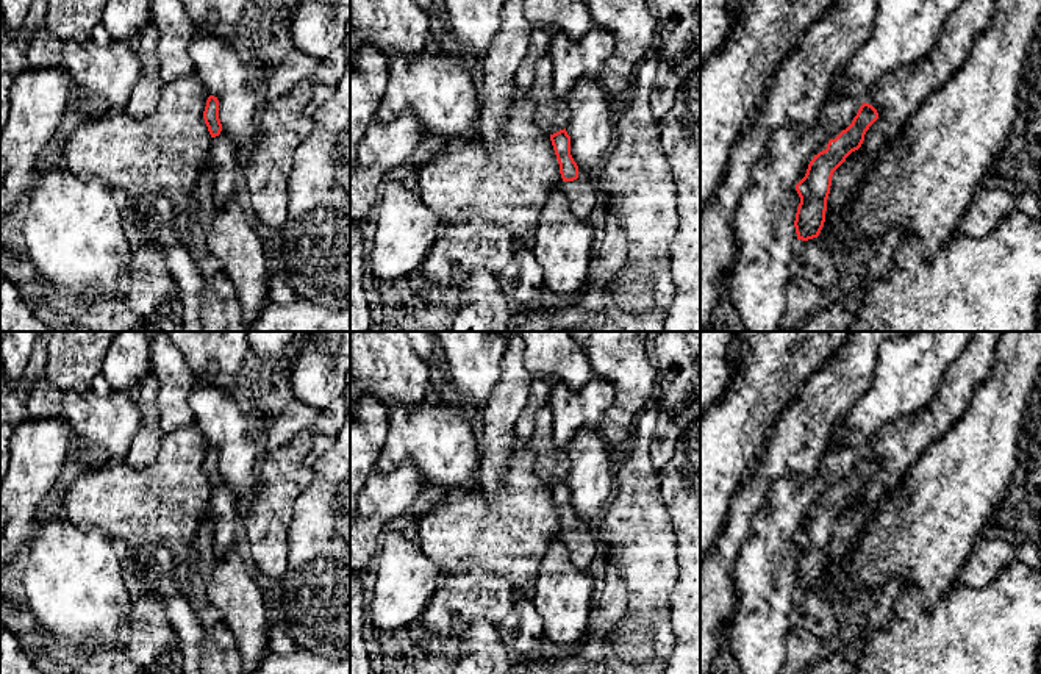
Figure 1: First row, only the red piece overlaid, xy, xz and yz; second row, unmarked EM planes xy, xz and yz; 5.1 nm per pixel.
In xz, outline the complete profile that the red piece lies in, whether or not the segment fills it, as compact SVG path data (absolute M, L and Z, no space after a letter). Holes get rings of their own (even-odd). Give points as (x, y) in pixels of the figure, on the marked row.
M566 128L550 134L550 141L560 164L563 181L592 177L574 161L571 155L571 136L567 134Z

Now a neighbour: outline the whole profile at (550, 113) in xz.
M544 55L538 59L535 67L535 80L528 89L530 97L535 102L535 122L549 136L564 130L569 109L564 99L560 99L552 91L553 63L550 55Z

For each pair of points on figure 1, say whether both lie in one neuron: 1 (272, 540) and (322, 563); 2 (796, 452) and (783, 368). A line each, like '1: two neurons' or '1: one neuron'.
1: two neurons
2: two neurons

